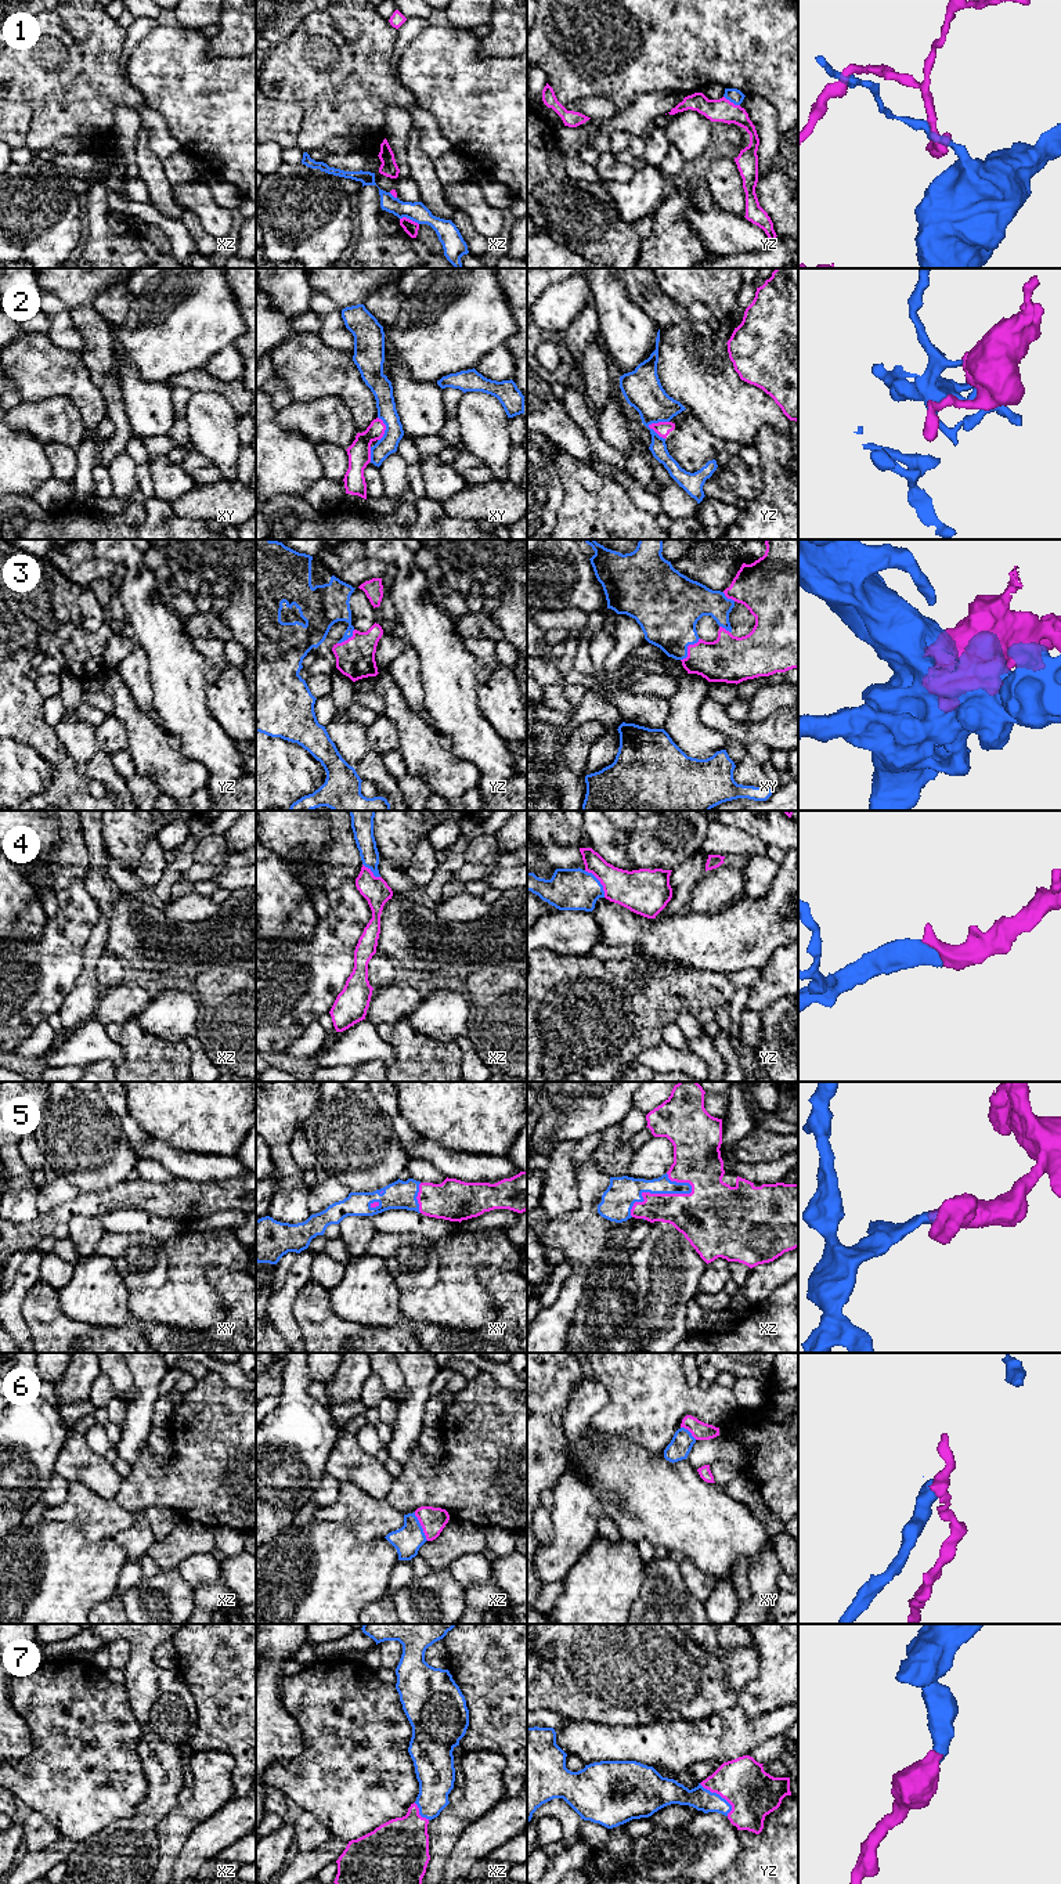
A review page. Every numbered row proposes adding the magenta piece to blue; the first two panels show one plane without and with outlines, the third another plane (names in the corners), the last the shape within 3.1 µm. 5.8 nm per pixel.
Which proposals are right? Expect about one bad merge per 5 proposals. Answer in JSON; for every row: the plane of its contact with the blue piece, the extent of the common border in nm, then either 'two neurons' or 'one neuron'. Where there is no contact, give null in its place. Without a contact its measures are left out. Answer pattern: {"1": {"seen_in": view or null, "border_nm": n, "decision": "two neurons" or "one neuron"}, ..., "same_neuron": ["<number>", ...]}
{"1": {"seen_in": "xz", "border_nm": 120, "decision": "two neurons"}, "2": {"seen_in": "yz", "border_nm": 130, "decision": "two neurons"}, "3": {"seen_in": "xy", "border_nm": 170, "decision": "one neuron"}, "4": {"seen_in": "yz", "border_nm": 200, "decision": "one neuron"}, "5": {"seen_in": "xz", "border_nm": 400, "decision": "one neuron"}, "6": {"seen_in": "xz", "border_nm": 190, "decision": "two neurons"}, "7": {"seen_in": "yz", "border_nm": 260, "decision": "one neuron"}, "same_neuron": ["3", "4", "5", "7"]}

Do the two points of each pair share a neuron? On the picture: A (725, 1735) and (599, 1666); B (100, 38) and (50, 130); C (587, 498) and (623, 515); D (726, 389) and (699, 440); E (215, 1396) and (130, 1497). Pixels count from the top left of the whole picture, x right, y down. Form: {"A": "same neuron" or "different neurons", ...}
{"A": "different neurons", "B": "same neuron", "C": "same neuron", "D": "different neurons", "E": "same neuron"}

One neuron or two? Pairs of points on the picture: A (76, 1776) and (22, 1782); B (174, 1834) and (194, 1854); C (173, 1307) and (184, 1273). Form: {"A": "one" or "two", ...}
{"A": "one", "B": "two", "C": "one"}

